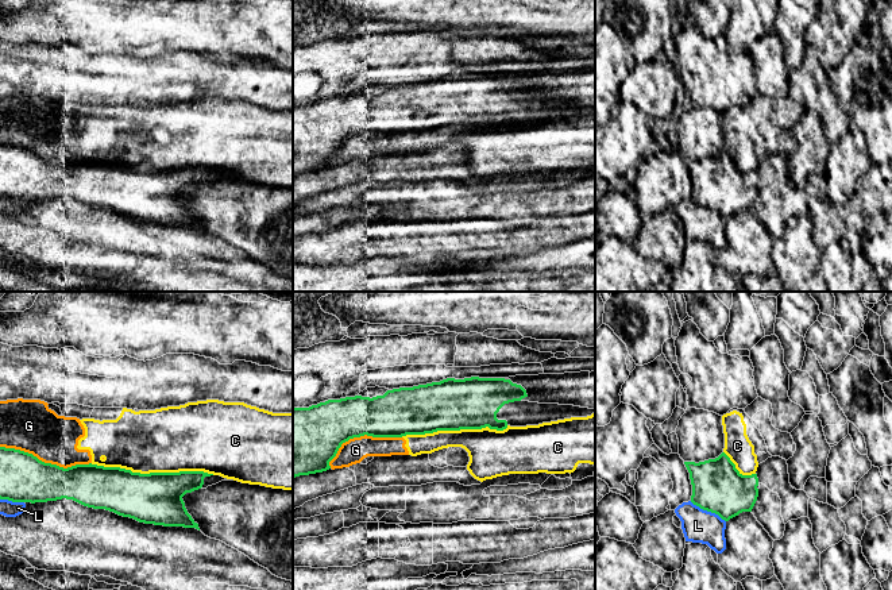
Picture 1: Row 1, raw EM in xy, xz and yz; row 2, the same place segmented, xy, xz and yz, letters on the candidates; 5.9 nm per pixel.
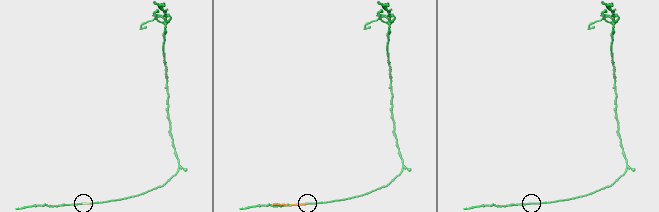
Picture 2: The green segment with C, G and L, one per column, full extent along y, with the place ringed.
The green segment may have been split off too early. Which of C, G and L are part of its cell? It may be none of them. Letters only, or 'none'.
none

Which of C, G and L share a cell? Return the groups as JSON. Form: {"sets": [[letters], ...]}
{"sets": [["C", "G"], ["L"]]}

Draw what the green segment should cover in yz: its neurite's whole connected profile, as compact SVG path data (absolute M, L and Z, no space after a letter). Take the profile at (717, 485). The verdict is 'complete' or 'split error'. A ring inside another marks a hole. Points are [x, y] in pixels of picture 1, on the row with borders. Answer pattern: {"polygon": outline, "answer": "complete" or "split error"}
{"polygon": "M725 452L715 459L684 464L690 473L694 505L725 521L752 512L758 497L757 474L742 475Z", "answer": "complete"}

